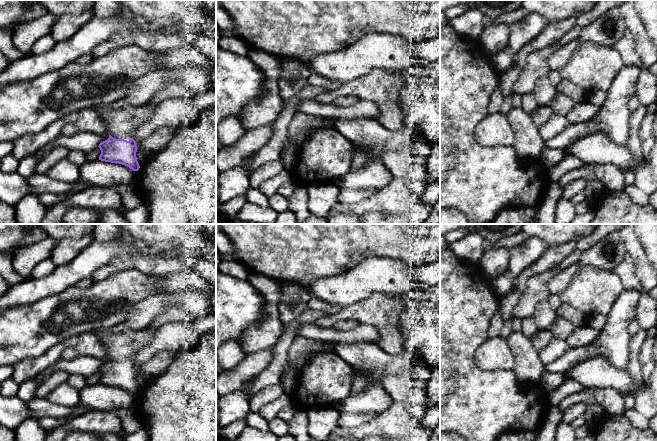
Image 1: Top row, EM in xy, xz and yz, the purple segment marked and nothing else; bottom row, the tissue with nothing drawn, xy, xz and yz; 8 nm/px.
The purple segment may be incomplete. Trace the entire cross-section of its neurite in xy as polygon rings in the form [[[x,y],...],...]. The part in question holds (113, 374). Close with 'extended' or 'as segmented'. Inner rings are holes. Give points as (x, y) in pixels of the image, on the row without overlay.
[[[130,330],[125,333],[109,333],[104,339],[95,335],[103,344],[109,362],[99,368],[101,378],[99,384],[125,389],[133,395],[138,395],[140,390],[137,385],[136,365],[133,355],[142,347],[150,343],[154,330]]]; extended

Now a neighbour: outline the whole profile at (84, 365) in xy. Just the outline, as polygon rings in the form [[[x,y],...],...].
[[[80,355],[73,360],[59,360],[47,370],[51,374],[54,371],[62,370],[68,374],[89,376],[94,374],[99,368],[109,362],[107,359],[98,359],[91,356]]]

